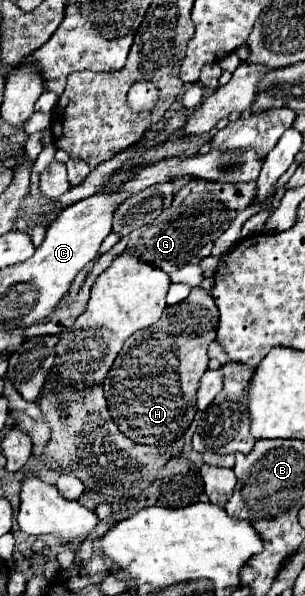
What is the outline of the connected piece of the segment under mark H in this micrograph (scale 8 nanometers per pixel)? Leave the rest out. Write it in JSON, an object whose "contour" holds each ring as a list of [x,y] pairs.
{"contour":[[[194,287],[186,301],[166,307],[156,325],[128,337],[104,381],[112,419],[122,421],[132,417],[132,423],[116,423],[128,439],[140,445],[164,447],[186,433],[196,415],[194,397],[200,377],[208,369],[206,349],[216,339],[216,327],[218,307],[214,299],[200,287]]]}

